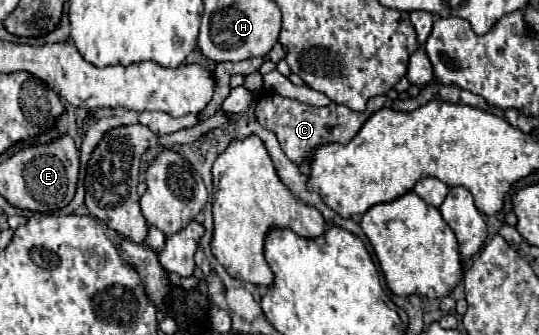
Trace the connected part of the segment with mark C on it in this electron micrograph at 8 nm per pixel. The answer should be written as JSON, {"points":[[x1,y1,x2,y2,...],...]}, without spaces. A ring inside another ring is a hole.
{"points":[[264,93,256,105,256,119,276,133,280,147,288,155,288,159,292,159,296,165,308,165,312,161,312,153,318,147,328,145,328,143,346,145,354,139,354,135,360,131,360,127,372,113,376,113,378,109,384,109,384,107,402,109,402,105,404,105,402,101,390,101,388,97,380,95,380,97,372,97,368,101,366,111,352,111,338,103,330,103,328,107,310,107,306,103,280,97,276,93]]}

